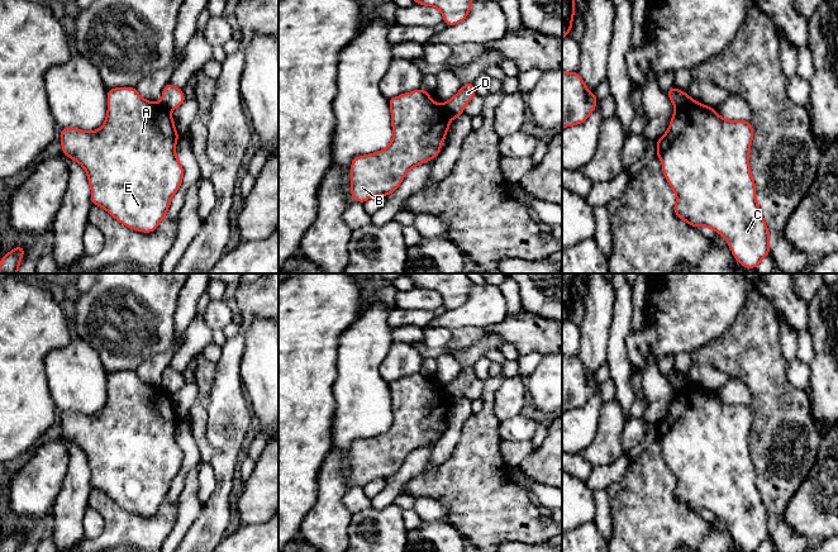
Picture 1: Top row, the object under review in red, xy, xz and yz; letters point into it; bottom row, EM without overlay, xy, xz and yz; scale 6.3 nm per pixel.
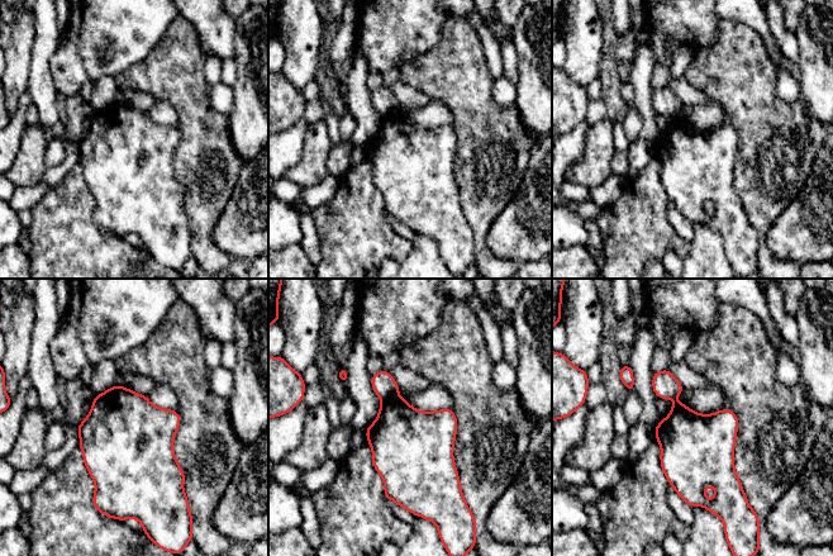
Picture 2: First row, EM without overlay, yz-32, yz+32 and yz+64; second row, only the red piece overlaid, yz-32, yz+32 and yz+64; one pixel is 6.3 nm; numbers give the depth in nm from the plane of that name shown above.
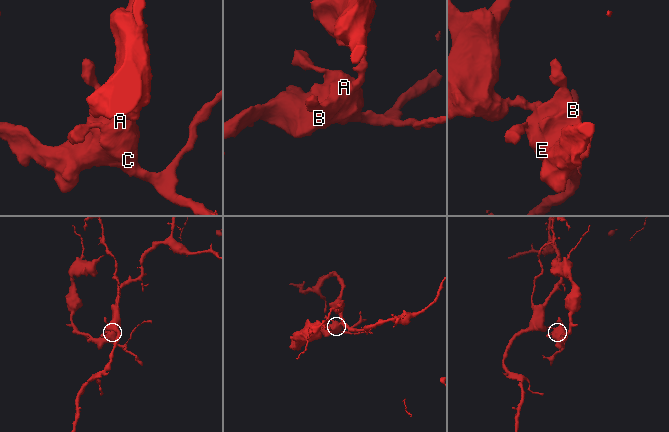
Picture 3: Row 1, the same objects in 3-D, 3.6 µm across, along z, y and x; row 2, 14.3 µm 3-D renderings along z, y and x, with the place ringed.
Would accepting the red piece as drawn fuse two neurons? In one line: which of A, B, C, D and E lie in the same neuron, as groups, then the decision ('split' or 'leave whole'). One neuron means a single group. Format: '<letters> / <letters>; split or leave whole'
A B C E / D; split

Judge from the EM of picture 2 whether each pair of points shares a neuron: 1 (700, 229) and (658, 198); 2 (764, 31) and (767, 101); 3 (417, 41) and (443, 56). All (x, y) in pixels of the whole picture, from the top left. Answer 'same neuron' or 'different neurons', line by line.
1: different neurons
2: different neurons
3: different neurons

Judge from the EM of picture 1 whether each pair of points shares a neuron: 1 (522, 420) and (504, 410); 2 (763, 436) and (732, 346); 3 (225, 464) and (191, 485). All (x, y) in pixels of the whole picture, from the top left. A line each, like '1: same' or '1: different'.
1: different
2: same
3: different

